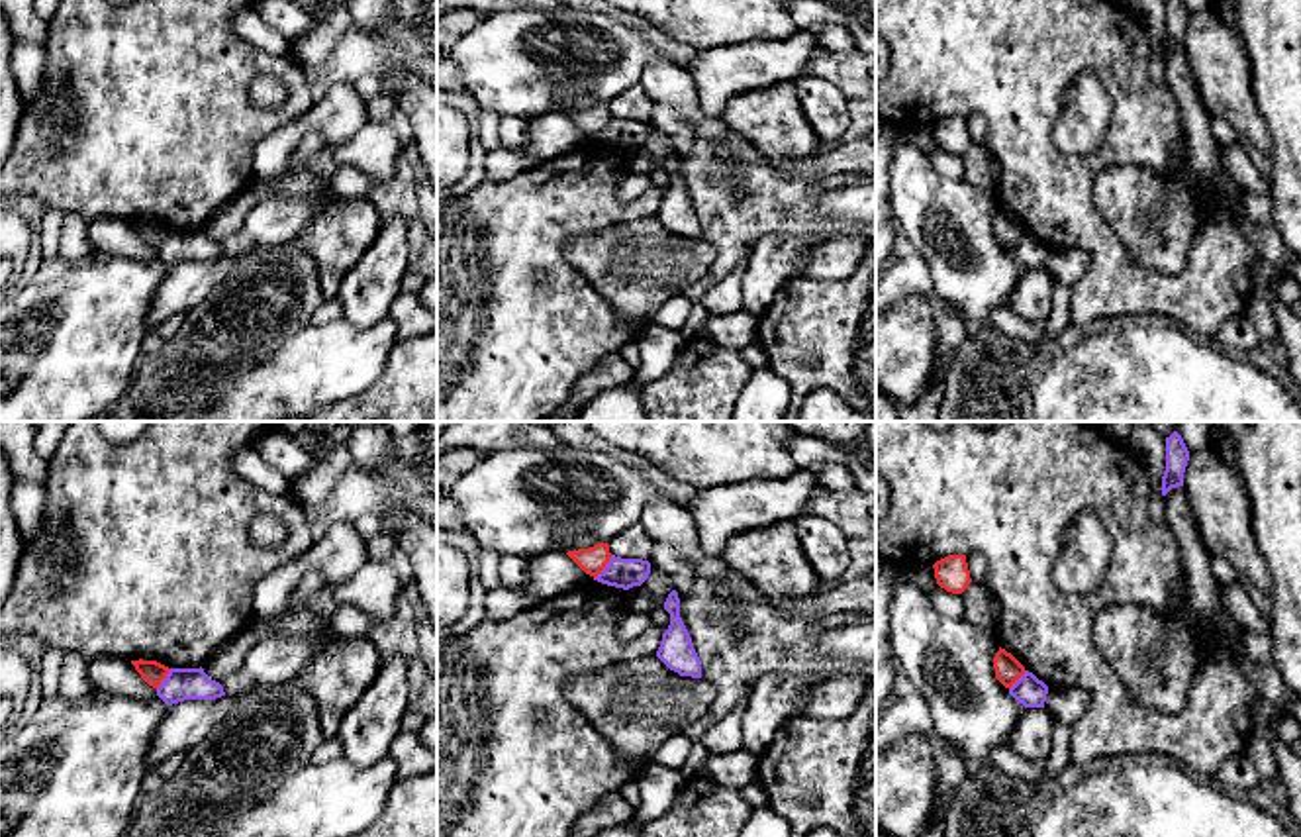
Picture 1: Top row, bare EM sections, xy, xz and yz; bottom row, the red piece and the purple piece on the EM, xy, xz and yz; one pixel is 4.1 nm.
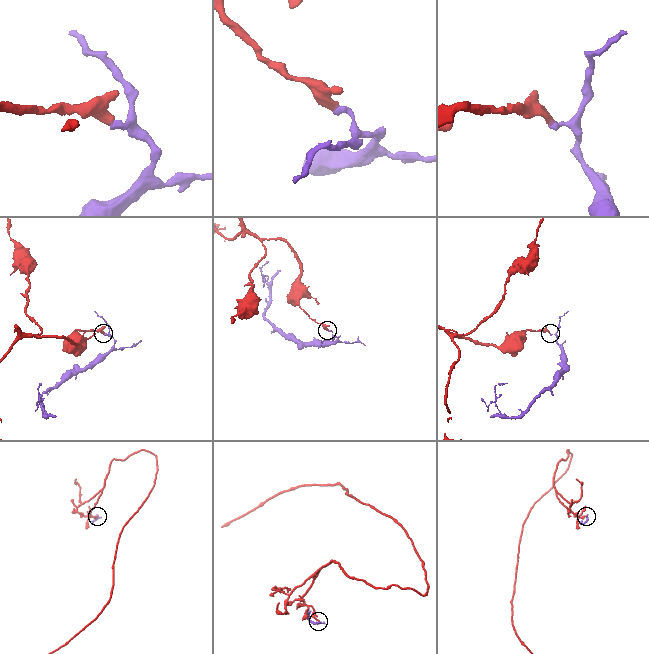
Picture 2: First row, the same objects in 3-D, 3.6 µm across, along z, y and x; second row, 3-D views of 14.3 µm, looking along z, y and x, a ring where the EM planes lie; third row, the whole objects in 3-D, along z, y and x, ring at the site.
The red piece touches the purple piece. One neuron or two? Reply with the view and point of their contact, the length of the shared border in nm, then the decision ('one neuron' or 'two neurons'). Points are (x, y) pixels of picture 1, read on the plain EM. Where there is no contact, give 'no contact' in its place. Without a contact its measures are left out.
xz (604, 128) | 130 nm | two neurons

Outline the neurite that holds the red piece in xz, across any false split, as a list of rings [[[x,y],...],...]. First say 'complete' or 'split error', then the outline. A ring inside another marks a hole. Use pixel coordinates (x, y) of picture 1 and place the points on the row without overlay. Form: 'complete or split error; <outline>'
complete; [[[598,104],[590,110],[578,110],[566,114],[586,135],[598,137],[611,120],[609,106]]]

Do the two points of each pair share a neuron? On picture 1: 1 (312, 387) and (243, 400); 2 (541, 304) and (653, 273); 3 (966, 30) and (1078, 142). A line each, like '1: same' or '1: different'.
1: same
2: different
3: different

